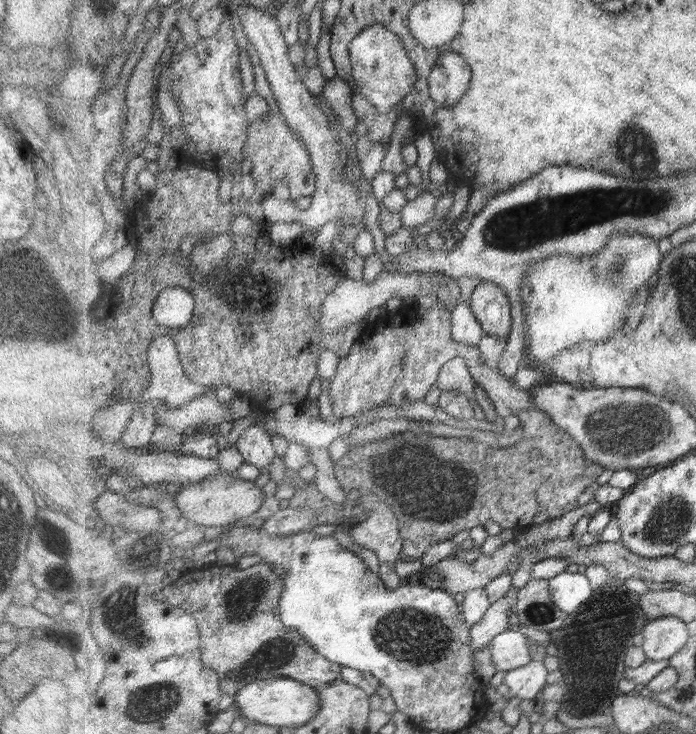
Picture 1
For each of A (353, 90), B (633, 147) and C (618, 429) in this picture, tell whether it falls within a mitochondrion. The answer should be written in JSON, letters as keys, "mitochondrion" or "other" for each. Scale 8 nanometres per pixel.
{"A":"other","B":"mitochondrion","C":"mitochondrion"}

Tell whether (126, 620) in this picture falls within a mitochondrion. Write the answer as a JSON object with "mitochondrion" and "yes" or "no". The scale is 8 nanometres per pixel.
{"mitochondrion":"yes"}

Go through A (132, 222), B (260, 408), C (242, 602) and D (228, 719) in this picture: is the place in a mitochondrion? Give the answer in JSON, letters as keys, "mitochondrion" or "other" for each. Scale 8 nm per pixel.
{"A":"other","B":"other","C":"mitochondrion","D":"other"}

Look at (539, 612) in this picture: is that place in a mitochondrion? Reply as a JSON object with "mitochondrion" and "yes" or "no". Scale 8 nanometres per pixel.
{"mitochondrion":"yes"}

